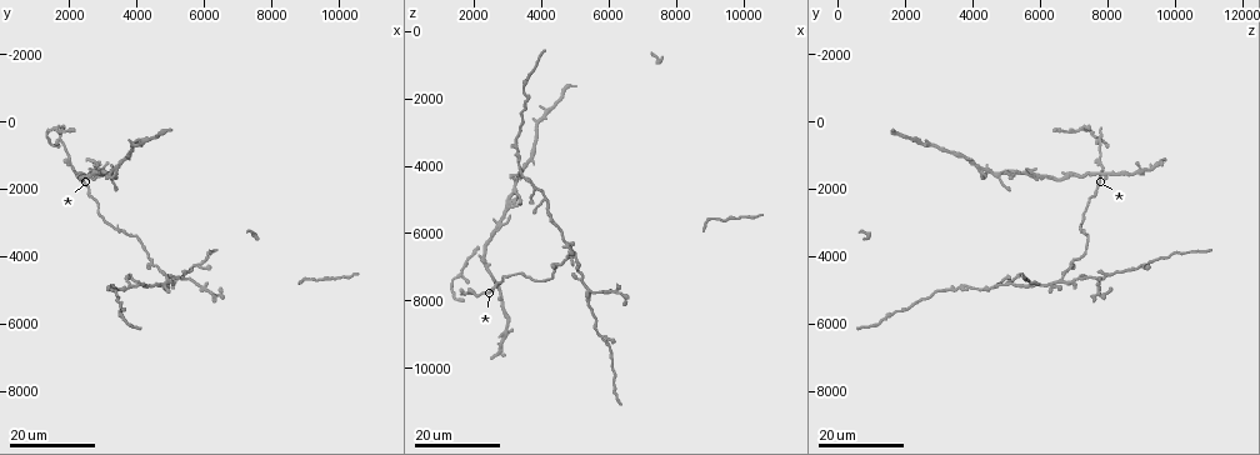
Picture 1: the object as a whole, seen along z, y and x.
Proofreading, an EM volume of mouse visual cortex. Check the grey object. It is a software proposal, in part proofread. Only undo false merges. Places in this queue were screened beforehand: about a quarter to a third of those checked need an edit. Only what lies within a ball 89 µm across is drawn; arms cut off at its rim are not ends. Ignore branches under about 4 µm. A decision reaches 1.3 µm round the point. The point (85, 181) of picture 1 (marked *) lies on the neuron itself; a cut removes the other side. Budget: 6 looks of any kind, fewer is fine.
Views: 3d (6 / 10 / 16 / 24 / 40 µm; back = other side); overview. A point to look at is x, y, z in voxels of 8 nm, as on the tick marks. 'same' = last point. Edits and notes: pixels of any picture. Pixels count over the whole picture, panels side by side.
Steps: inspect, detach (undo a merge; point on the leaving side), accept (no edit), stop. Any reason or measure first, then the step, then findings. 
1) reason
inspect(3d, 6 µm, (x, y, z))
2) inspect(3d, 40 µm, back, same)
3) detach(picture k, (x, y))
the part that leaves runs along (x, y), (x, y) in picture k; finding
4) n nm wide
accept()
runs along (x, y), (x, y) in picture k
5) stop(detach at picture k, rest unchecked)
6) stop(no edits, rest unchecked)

branch point
inspect(3d, 16 µm, (2800, 1600, 7900))

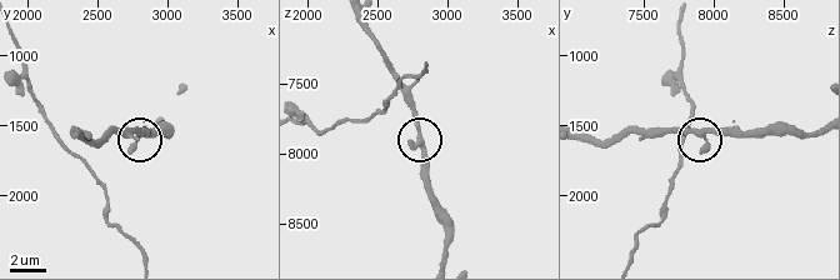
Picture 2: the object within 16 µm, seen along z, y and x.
inspect(3d, 6 µm, (2800, 1540, 7900))

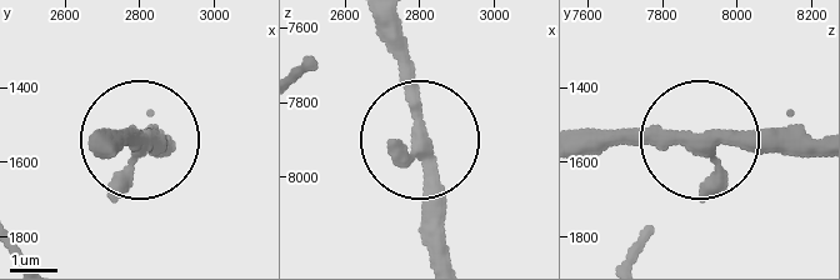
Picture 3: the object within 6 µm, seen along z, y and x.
260 nm wide
accept()
continuous, no second neuron

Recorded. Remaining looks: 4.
four or more arms meet
inspect(3d, 16 µm, (4900, 4700, 6500))

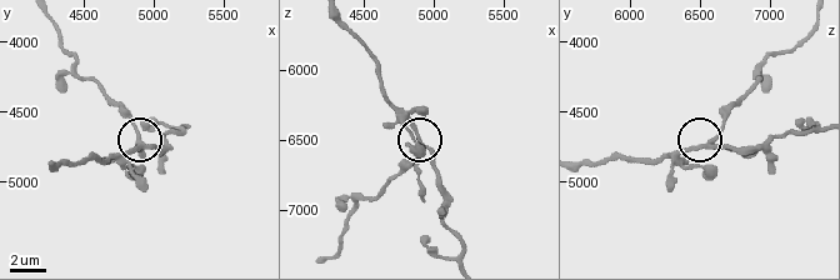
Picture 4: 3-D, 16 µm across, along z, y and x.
closer look
inspect(3d, 6 µm, (4940, 4740, 6560))

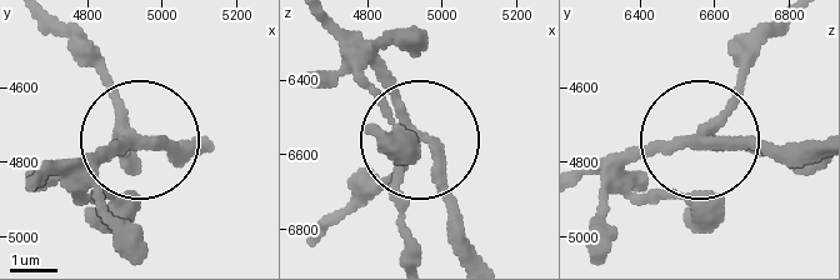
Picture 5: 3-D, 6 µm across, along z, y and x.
inspect(3d, 6 µm, back, (4950, 4740, 6560))

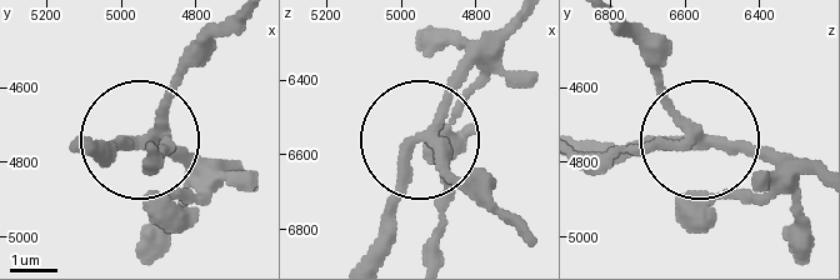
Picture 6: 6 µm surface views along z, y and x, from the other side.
accept()
runs along (236, 20), (188, 68), (148, 135), (231, 164) in picture 6; one neuron here

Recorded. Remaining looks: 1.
stop(no edits, rest unchecked)

